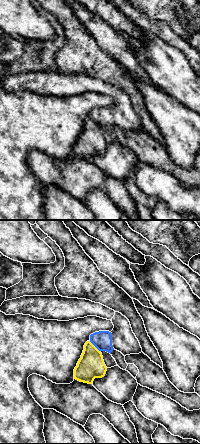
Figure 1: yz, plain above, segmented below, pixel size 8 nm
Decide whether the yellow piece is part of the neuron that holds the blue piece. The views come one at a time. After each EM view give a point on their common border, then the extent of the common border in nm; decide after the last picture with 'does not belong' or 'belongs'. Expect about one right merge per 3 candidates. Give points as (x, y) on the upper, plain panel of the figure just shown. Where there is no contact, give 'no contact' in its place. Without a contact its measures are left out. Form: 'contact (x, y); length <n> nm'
contact (95, 122); length 130 nm

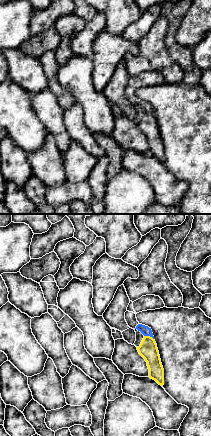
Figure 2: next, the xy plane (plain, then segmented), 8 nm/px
contact (149, 111); length 90 nm

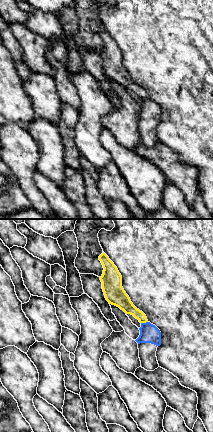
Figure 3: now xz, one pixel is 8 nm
contact (144, 99); length 60 nm

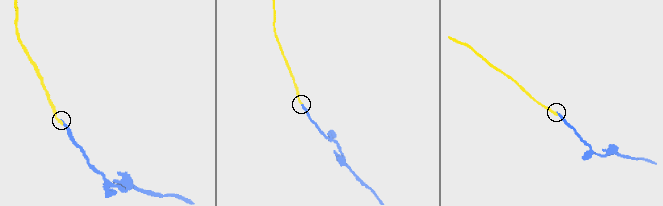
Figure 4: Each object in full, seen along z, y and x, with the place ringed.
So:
does not belong

